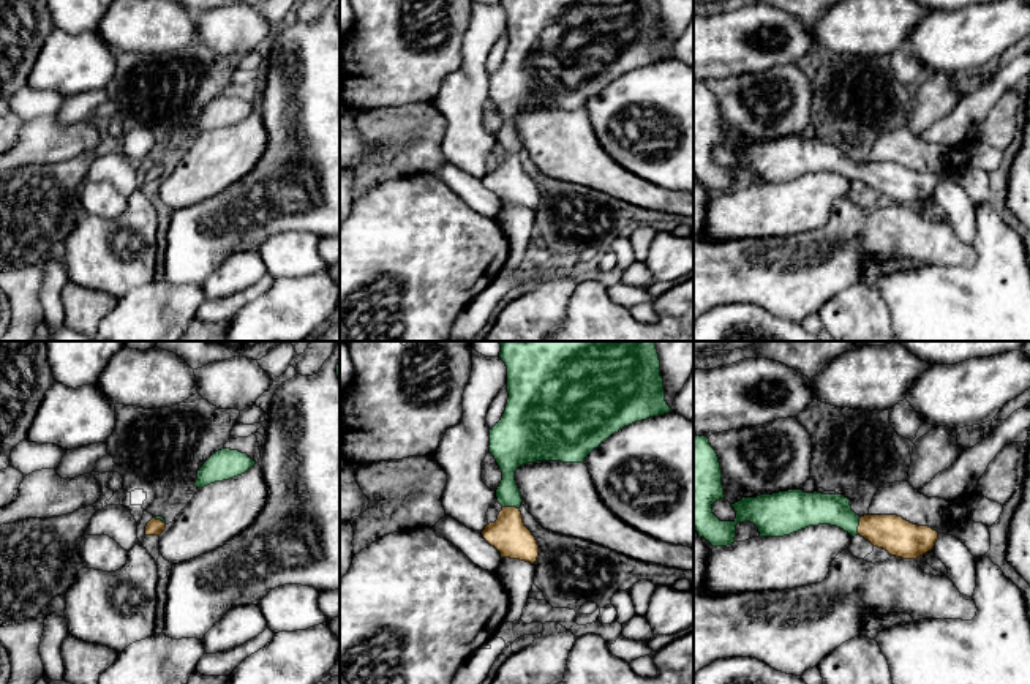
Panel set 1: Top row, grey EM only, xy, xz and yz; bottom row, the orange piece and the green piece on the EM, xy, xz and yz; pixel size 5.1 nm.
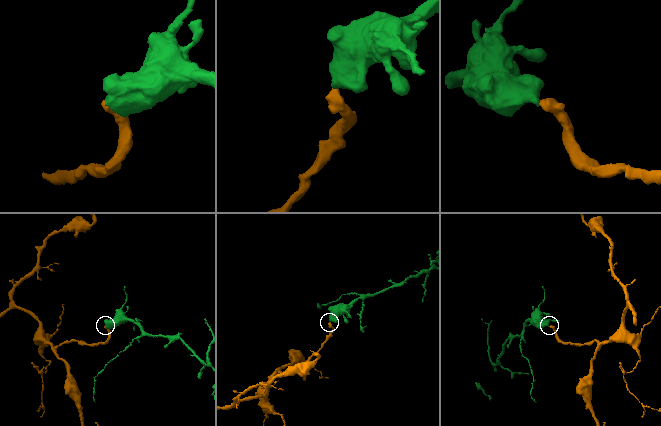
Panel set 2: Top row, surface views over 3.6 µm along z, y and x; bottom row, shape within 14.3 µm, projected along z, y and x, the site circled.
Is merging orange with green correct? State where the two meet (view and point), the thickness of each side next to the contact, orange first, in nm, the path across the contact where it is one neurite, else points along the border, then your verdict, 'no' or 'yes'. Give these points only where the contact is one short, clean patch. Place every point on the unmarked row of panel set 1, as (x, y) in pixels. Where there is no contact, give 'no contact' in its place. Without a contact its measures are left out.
meets orange in xz at (511, 154); 190 nm thick on the orange side, 140 nm on the other; yes

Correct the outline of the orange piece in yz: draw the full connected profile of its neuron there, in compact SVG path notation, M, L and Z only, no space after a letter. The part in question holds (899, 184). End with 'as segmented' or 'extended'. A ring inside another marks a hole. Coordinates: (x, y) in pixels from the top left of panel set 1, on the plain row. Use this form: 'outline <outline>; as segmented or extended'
outline M694 82L694 175L712 193L727 193L735 190L736 171L750 167L758 174L760 183L784 183L809 172L831 171L844 175L851 183L861 182L874 193L886 196L891 202L902 205L916 205L934 196L938 179L929 172L913 171L897 161L864 161L851 156L850 145L842 141L823 141L818 137L804 139L799 136L760 141L757 144L742 144L731 150L736 158L733 167L720 167L712 160L712 150L725 145L722 131L722 115L716 96L706 82Z; extended

